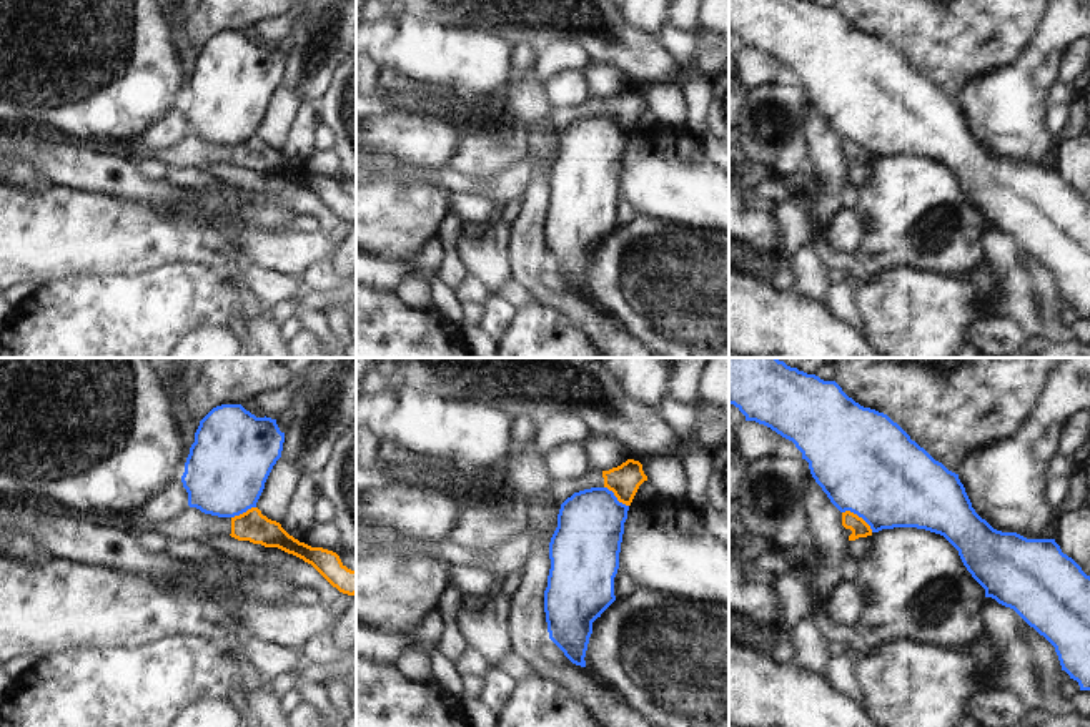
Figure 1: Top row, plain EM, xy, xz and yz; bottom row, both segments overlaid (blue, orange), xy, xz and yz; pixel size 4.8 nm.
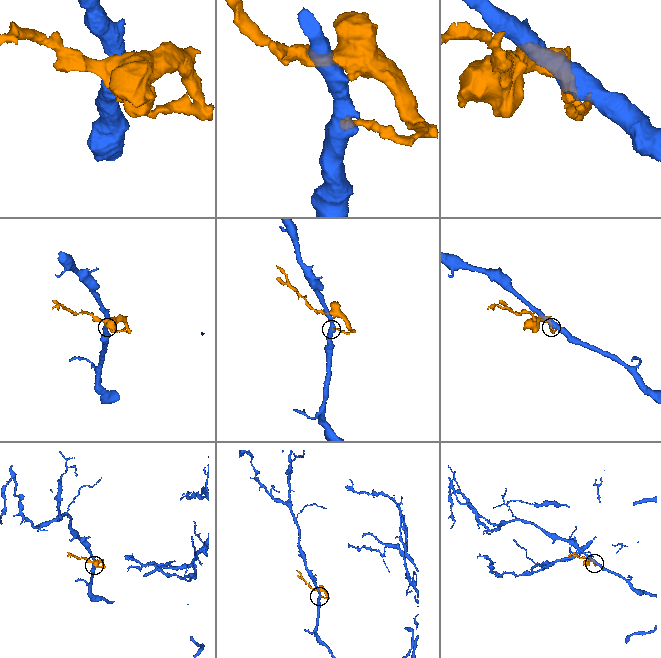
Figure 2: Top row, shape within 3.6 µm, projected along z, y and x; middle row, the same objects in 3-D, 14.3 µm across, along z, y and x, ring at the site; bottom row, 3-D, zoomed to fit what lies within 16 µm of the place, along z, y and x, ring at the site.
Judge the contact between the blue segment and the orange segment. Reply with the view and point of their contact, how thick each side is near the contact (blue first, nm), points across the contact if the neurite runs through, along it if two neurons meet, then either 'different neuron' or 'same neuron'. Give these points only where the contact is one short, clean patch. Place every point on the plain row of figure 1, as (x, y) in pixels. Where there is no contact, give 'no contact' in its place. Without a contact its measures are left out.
contact yz (859, 143); calibres 480 and 90 nm; border yz (842, 138), (852, 138), (872, 158); different neuron

